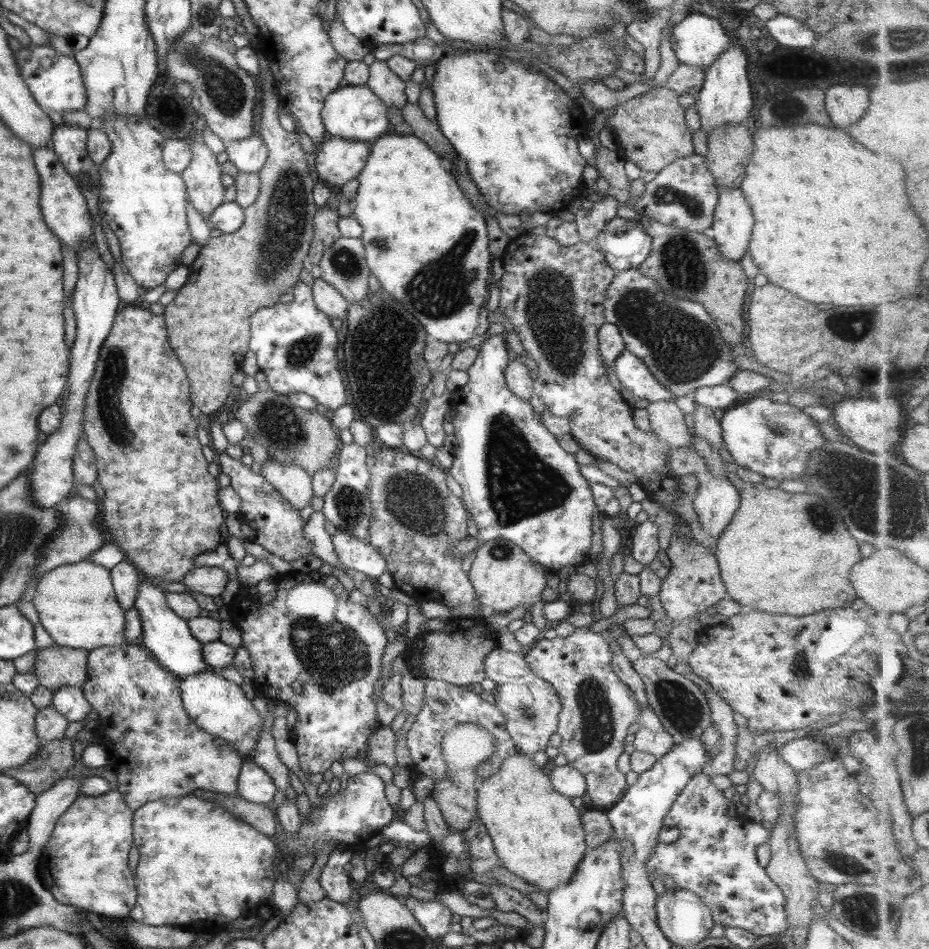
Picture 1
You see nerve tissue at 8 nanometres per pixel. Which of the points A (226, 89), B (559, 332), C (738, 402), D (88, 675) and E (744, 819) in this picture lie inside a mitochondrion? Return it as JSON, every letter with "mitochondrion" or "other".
{"A":"mitochondrion","B":"mitochondrion","C":"other","D":"other","E":"other"}

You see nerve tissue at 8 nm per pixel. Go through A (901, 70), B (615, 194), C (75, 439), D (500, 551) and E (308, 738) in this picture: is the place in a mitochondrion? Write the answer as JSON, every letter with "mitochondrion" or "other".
{"A":"mitochondrion","B":"other","C":"other","D":"mitochondrion","E":"other"}

